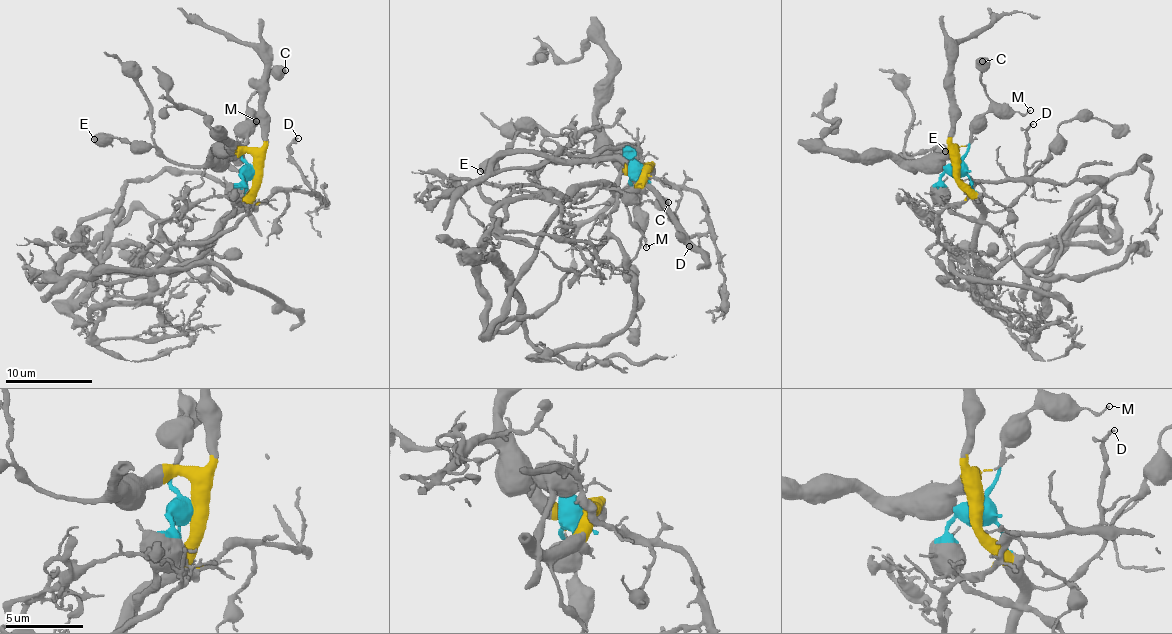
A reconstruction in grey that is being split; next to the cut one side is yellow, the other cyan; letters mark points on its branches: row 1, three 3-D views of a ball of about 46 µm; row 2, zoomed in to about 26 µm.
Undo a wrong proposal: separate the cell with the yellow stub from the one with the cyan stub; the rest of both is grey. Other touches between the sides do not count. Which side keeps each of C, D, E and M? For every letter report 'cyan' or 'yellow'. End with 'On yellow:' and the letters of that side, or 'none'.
C: cyan
D: yellow
E: yellow
M: cyan
On yellow: D, E

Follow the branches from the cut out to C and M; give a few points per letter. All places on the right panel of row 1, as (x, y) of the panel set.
C: (956, 169), (956, 163), (966, 153), (971, 135), (984, 122), (990, 99), (981, 82), (982, 61)
M: (956, 169), (956, 163), (966, 153), (969, 140), (986, 111), (1030, 111)

